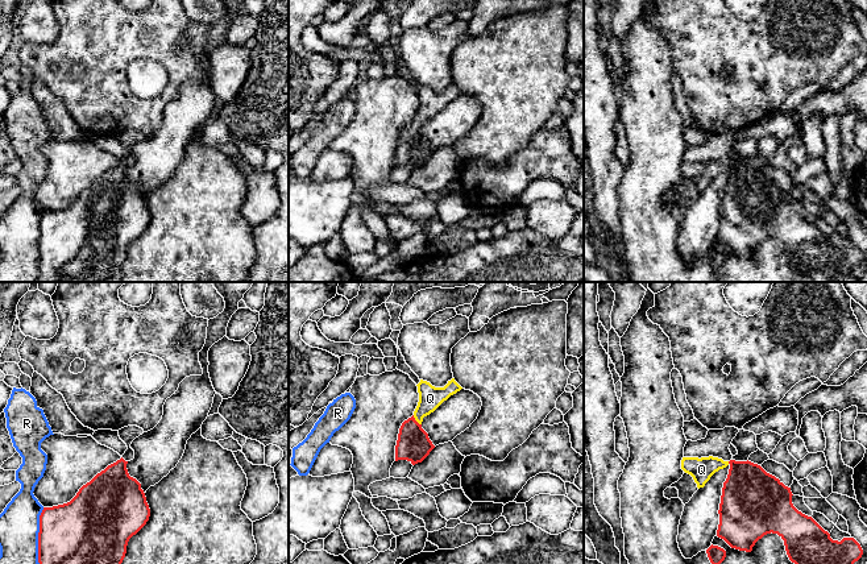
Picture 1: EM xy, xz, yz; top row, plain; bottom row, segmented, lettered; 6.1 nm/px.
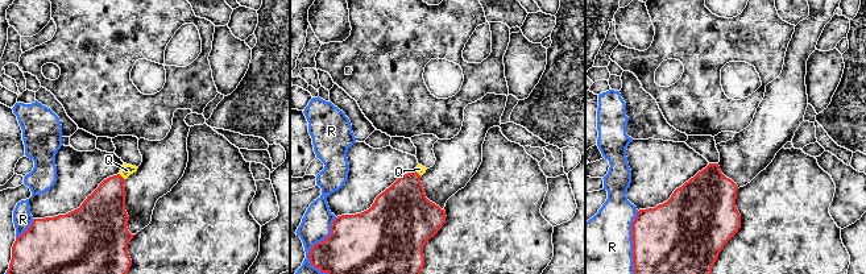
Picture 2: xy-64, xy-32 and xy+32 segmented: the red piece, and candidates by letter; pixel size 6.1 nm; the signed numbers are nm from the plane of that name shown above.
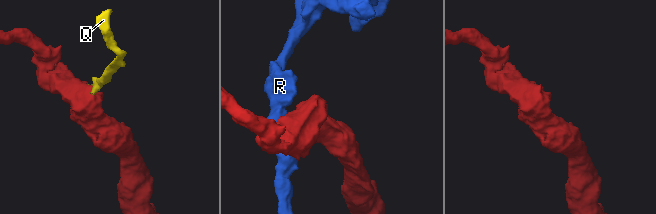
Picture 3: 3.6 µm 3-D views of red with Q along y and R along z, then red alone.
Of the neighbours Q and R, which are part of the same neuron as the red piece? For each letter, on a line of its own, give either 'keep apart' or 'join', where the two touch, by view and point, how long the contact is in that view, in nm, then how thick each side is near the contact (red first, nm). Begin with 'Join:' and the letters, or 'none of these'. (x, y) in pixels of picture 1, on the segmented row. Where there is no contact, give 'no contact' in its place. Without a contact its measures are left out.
Join: Q
Q: join | xz (415, 421) | 80 nm | 200/140 nm
R: keep apart | xy (38, 535) | 340 nm | 380/240 nm

